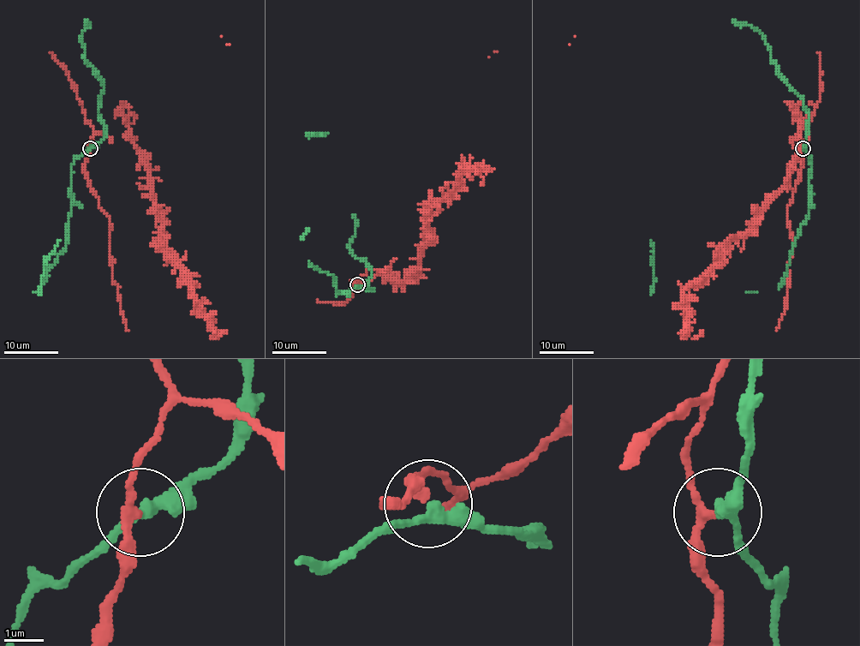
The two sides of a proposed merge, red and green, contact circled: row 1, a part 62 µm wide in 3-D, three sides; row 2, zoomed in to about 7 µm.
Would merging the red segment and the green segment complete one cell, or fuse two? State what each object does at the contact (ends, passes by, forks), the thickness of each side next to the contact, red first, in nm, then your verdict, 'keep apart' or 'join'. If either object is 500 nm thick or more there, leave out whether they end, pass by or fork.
red passes by | green passes by | 200/280 nm | keep apart

